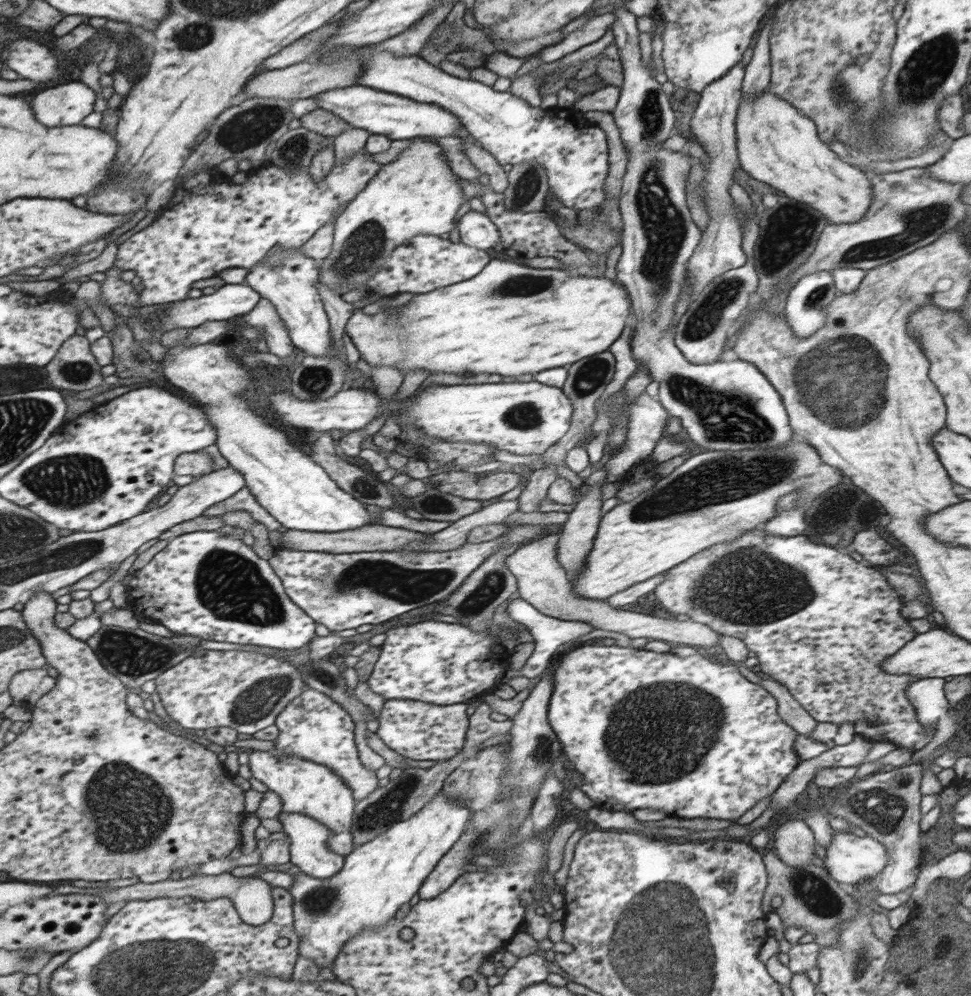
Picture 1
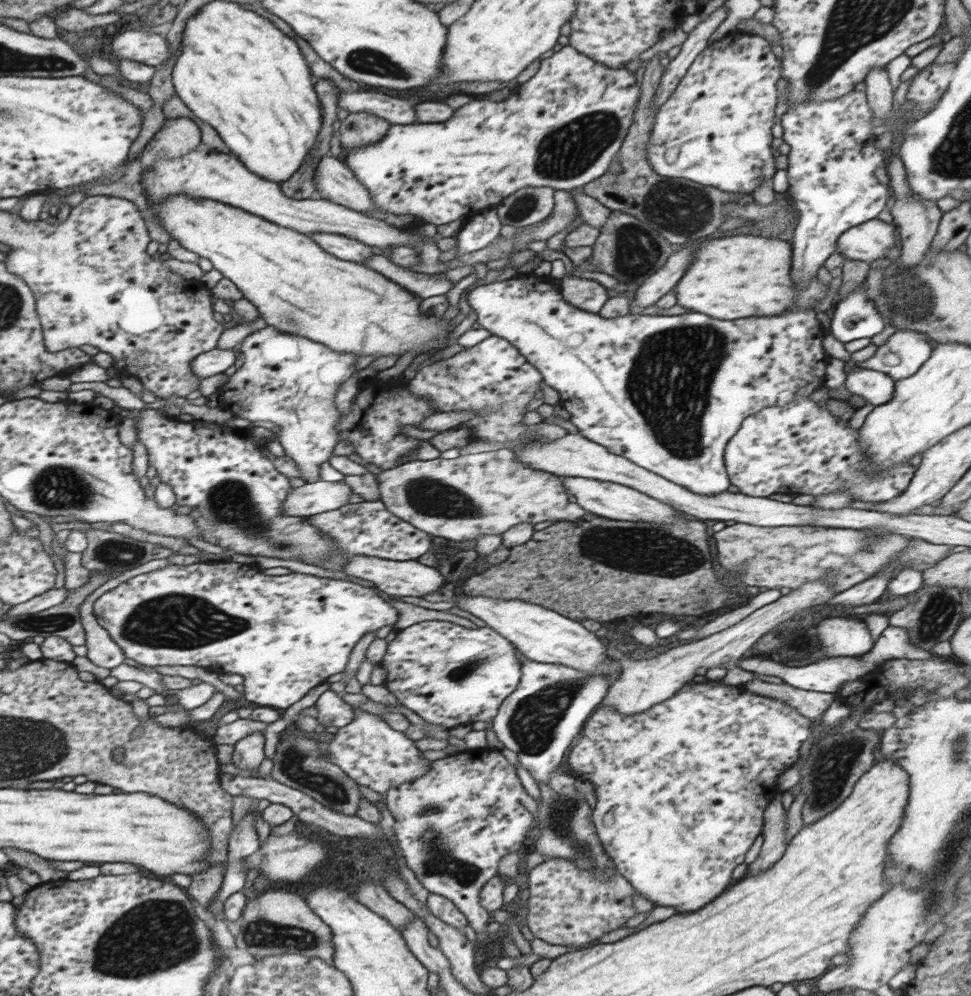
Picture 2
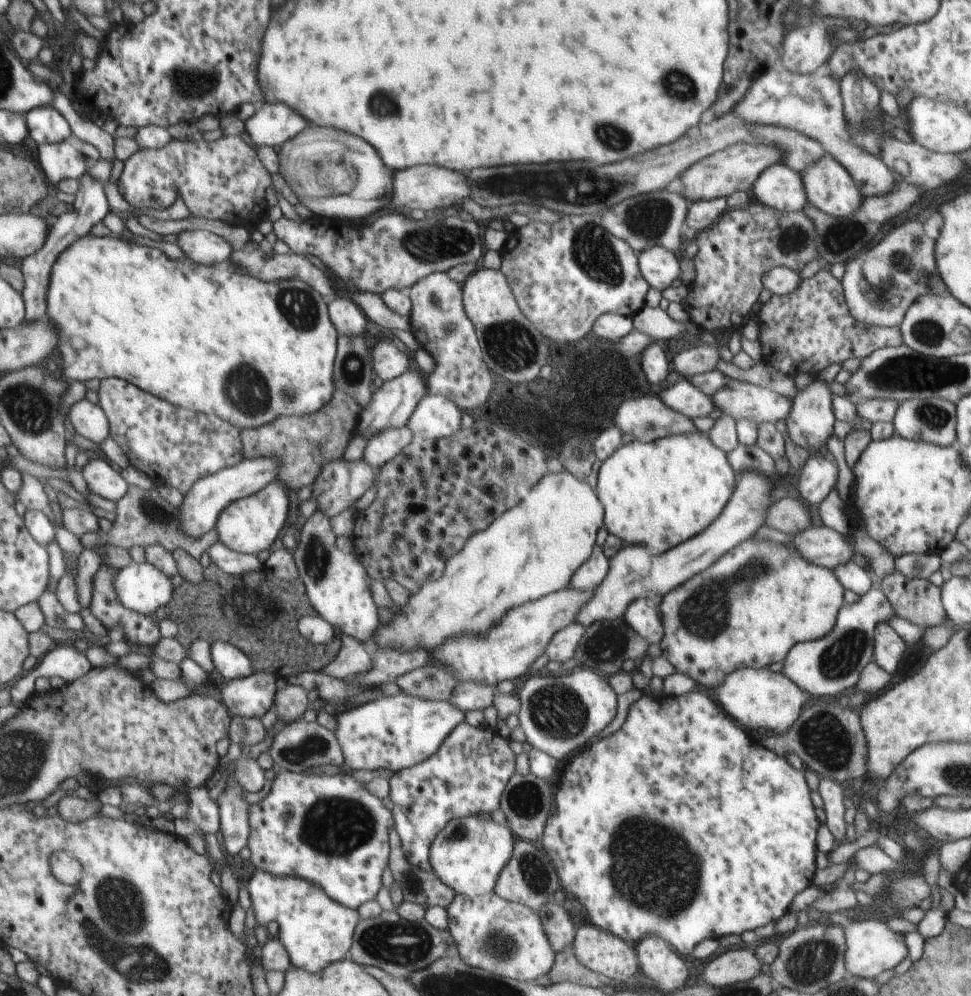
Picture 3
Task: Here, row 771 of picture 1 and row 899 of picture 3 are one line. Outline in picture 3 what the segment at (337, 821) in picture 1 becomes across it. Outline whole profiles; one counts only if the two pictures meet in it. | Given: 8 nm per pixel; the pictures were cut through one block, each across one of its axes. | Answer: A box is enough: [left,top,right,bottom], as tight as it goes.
[247,870,359,972]

